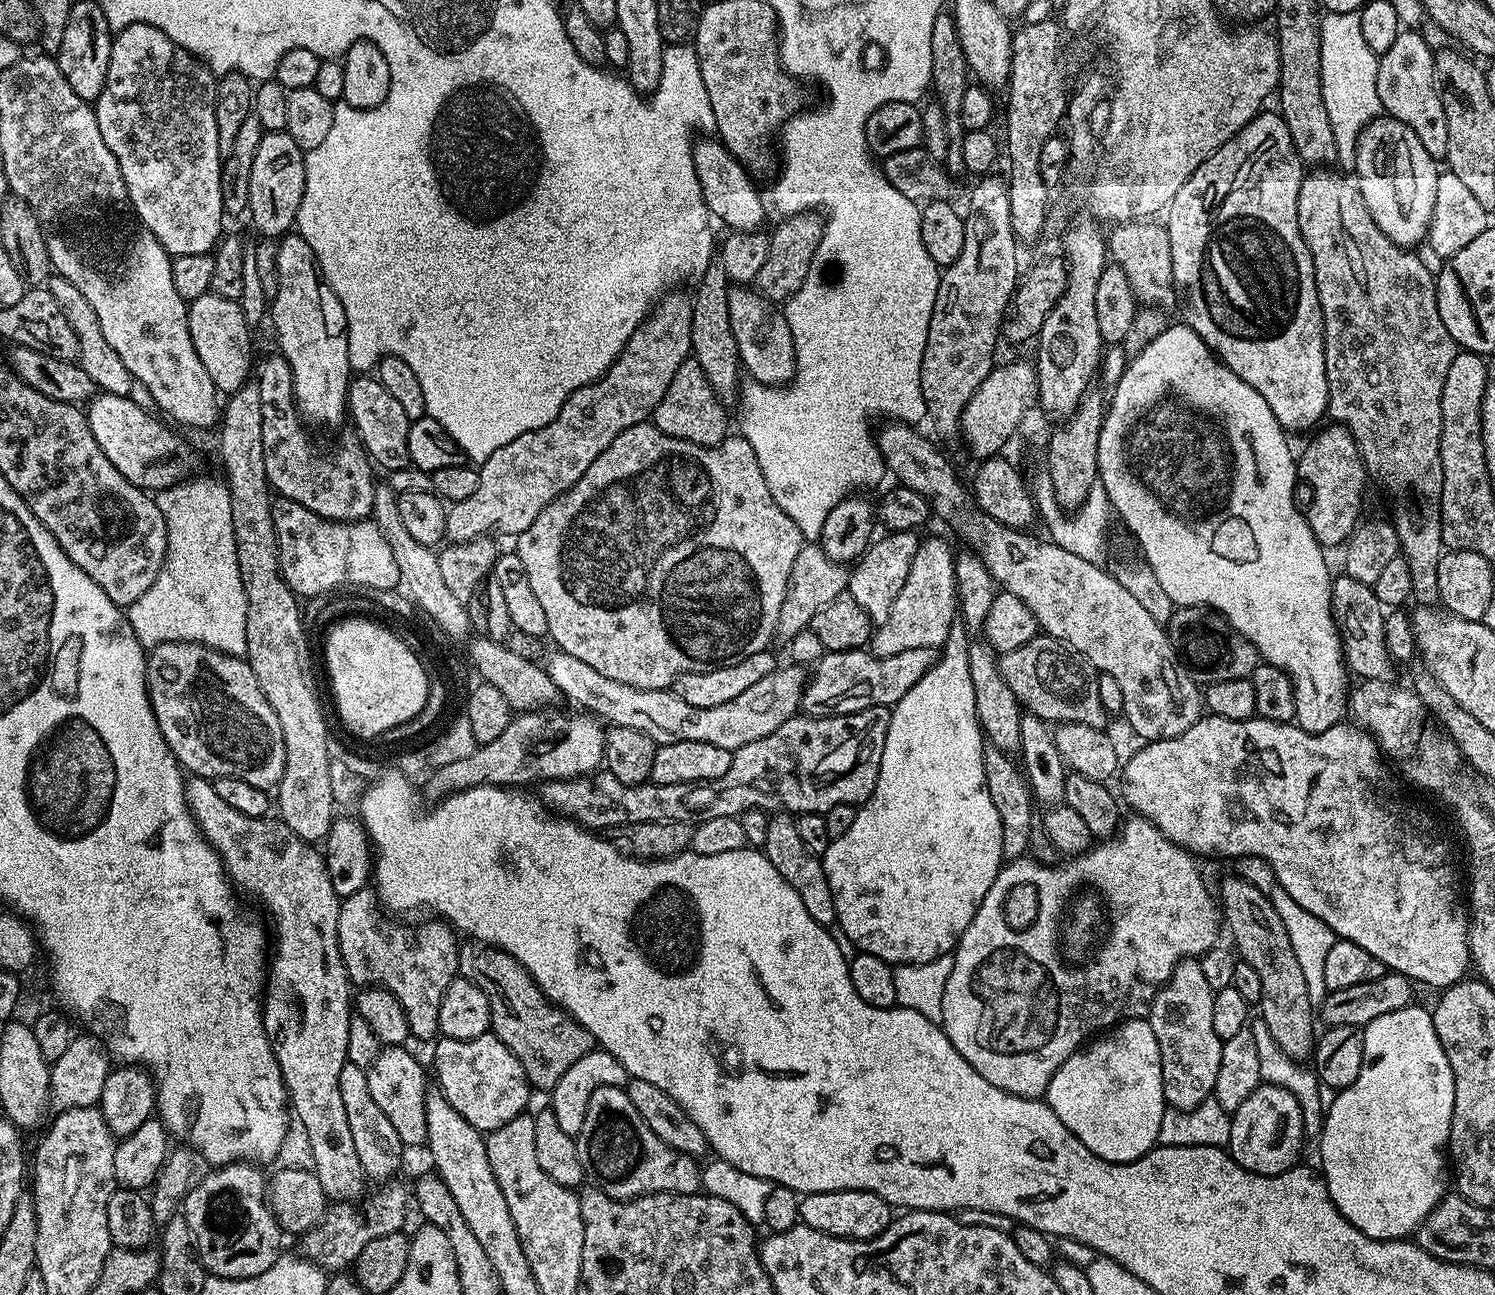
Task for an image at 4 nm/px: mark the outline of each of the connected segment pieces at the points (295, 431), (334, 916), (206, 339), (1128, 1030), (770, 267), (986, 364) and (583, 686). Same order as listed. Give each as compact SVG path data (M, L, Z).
M282 355L266 357L260 364L260 377L255 377L254 383L262 397L262 454L271 491L298 502L298 506L306 506L306 510L329 522L369 519L376 488L372 480L374 465L356 439L355 431L348 430L332 452L319 452L312 445L296 410L290 366Z
M189 775L184 781L184 797L200 828L200 835L220 855L229 881L239 891L241 888L257 896L272 919L270 932L276 935L276 949L273 952L271 949L262 989L264 1029L272 1044L274 1058L282 1070L291 1111L295 1119L297 1116L304 1123L304 1136L308 1139L308 1152L312 1155L311 1171L316 1173L318 1182L322 1182L322 1190L333 1201L359 1201L366 1192L366 1177L362 1162L358 1162L358 1150L354 1150L350 1122L346 1118L342 1093L338 1090L338 1074L342 1074L342 1066L348 1063L346 1034L350 1034L352 1021L352 990L348 971L338 950L338 910L341 899L332 888L325 857L315 845L298 838L298 834L294 834L294 830L290 830L290 826L286 826L279 818L250 818L246 814L238 814L238 810L232 809L218 795L218 790L214 790L211 779Z
M209 290L205 296L188 304L188 329L194 350L198 350L198 358L202 358L202 366L206 366L206 374L210 374L217 393L231 394L249 381L252 336L237 301L227 300Z
M1125 1019L1123 1022L1117 1023L1111 1030L1097 1035L1091 1042L1085 1043L1070 1058L1066 1058L1066 1062L1062 1062L1062 1066L1054 1074L1054 1078L1050 1078L1046 1102L1054 1110L1054 1114L1058 1114L1058 1118L1062 1118L1064 1125L1084 1143L1086 1150L1098 1154L1098 1158L1102 1158L1106 1162L1111 1164L1129 1164L1135 1160L1141 1160L1147 1152L1151 1152L1158 1144L1159 1126L1162 1125L1163 1112L1166 1109L1166 1105L1164 1102L1164 1083L1162 1082L1162 1054L1158 1050L1158 1038L1154 1034L1154 1030L1148 1025L1147 1019Z
M815 211L799 212L779 222L781 224L770 232L766 263L763 264L762 270L758 270L754 281L756 291L773 302L788 300L799 288L801 291L807 285L814 268L816 251L824 233L824 220Z
M984 174L979 177L980 180L972 188L972 197L968 200L968 212L963 217L965 224L965 237L963 239L962 252L958 256L958 260L952 265L943 269L940 277L940 285L938 286L938 294L934 298L934 310L930 318L930 330L926 334L926 350L922 354L922 374L920 381L922 382L922 398L926 402L926 410L928 411L927 419L932 420L932 428L944 440L952 440L961 435L960 419L966 410L966 406L970 402L970 398L978 390L978 386L982 386L982 382L986 382L988 375L992 373L996 356L996 343L1002 340L1002 325L1006 319L1006 313L1009 311L1012 302L1012 293L1016 291L1018 277L1021 275L1022 267L1016 261L1016 247L1018 241L1014 230L1012 229L1012 215L1010 214L1010 190L1008 189L1008 181L1003 175Z
M552 650L546 663L546 671L554 682L557 693L564 696L577 709L585 710L599 718L605 725L617 728L626 726L649 736L655 744L673 744L674 742L710 742L710 746L722 746L733 750L758 742L766 734L774 734L782 722L801 711L800 700L804 696L806 672L800 666L777 667L775 672L766 674L762 682L754 682L750 690L738 694L731 702L722 702L722 706L690 706L674 690L666 688L635 688L626 686L626 682L614 682L606 674L598 674L588 663L566 654Z

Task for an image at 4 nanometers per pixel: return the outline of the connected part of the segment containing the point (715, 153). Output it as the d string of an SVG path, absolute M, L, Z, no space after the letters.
M697 139L692 146L694 168L698 174L698 182L702 186L702 198L706 202L709 213L716 216L732 232L755 232L764 220L764 200L756 189L753 177L747 168L737 160L733 152L728 151L719 139Z

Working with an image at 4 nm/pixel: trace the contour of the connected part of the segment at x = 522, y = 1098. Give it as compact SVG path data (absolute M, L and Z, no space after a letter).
M491 1031L478 1038L459 1040L445 1036L435 1041L436 1080L440 1093L474 1126L487 1134L506 1126L521 1115L528 1104L530 1085L522 1062Z

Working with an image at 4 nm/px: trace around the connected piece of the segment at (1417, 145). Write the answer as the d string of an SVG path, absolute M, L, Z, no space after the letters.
M1381 114L1364 127L1360 141L1356 143L1356 163L1354 179L1360 186L1362 198L1366 198L1366 210L1370 210L1370 218L1378 222L1378 230L1390 238L1390 242L1399 244L1401 248L1411 249L1419 245L1427 237L1428 223L1434 214L1434 193L1438 191L1438 178L1441 169L1430 154L1426 154L1422 142L1418 142L1414 130L1410 126L1402 126L1393 116Z

